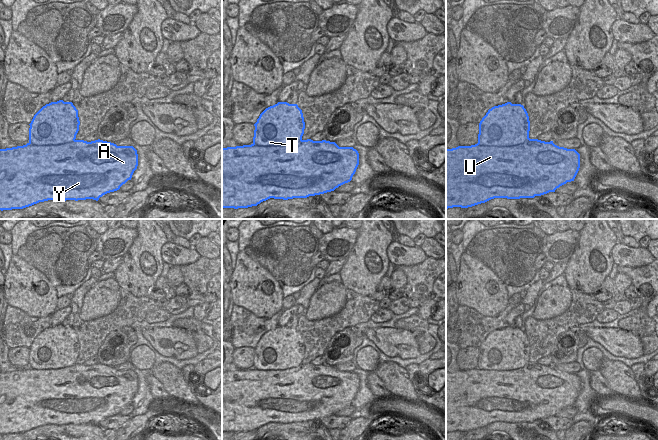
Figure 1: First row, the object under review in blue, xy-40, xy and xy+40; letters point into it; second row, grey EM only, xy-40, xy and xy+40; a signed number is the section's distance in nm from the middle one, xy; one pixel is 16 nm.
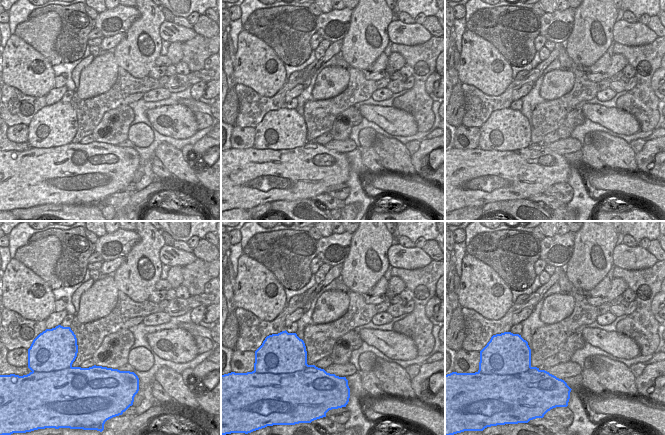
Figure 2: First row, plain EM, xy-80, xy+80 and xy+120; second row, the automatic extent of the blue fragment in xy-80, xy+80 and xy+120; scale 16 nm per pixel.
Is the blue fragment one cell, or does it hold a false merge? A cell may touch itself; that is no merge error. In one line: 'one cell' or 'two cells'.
two cells

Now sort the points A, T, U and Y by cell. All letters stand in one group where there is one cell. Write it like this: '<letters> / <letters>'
A U Y / T

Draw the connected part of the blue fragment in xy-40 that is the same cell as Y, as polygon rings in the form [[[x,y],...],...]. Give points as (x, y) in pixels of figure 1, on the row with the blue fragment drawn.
[[[100,139],[0,149],[0,210],[23,209],[48,200],[98,201],[131,180],[137,166],[138,154],[133,146],[117,146]]]

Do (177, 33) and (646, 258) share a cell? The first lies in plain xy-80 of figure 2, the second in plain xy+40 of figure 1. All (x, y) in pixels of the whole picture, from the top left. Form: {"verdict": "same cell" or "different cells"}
{"verdict": "same cell"}

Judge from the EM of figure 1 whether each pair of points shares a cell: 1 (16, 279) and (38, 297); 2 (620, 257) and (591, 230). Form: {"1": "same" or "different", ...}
{"1": "same", "2": "different"}

